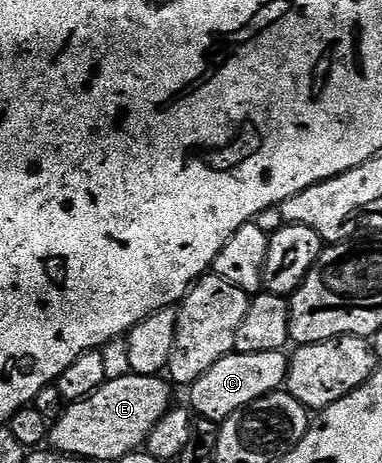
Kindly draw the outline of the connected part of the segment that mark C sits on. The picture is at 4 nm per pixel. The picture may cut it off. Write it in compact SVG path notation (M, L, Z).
M280 349L258 353L234 351L219 359L219 363L215 363L215 367L207 371L207 375L188 386L188 404L198 418L220 423L235 415L235 411L263 399L268 393L278 392L286 384L288 376L289 357Z

